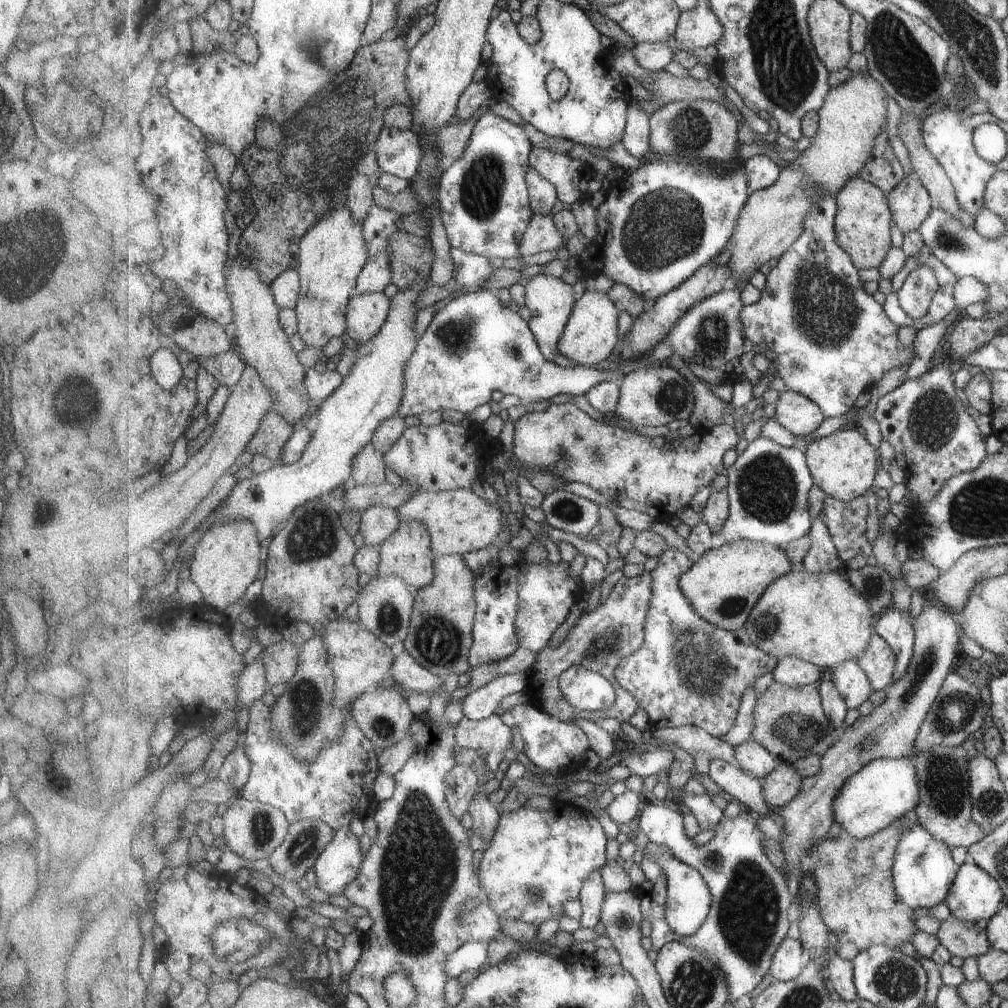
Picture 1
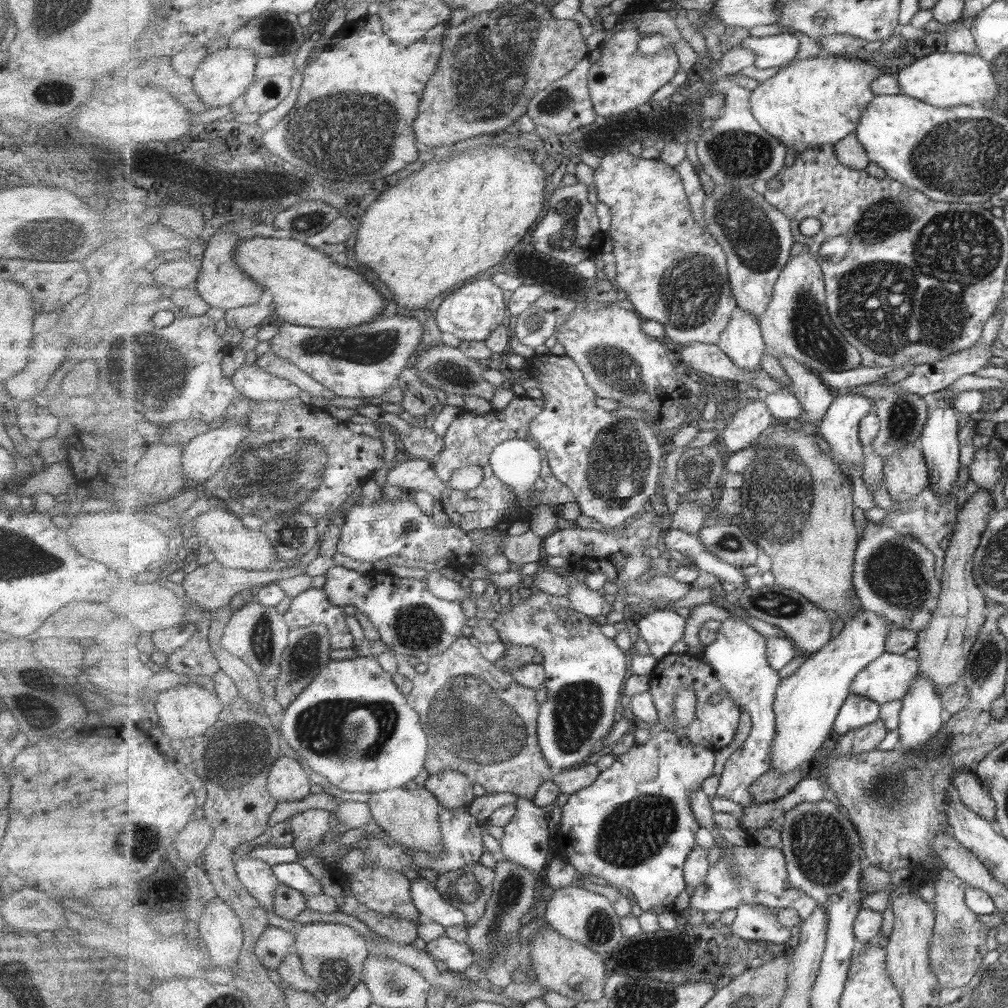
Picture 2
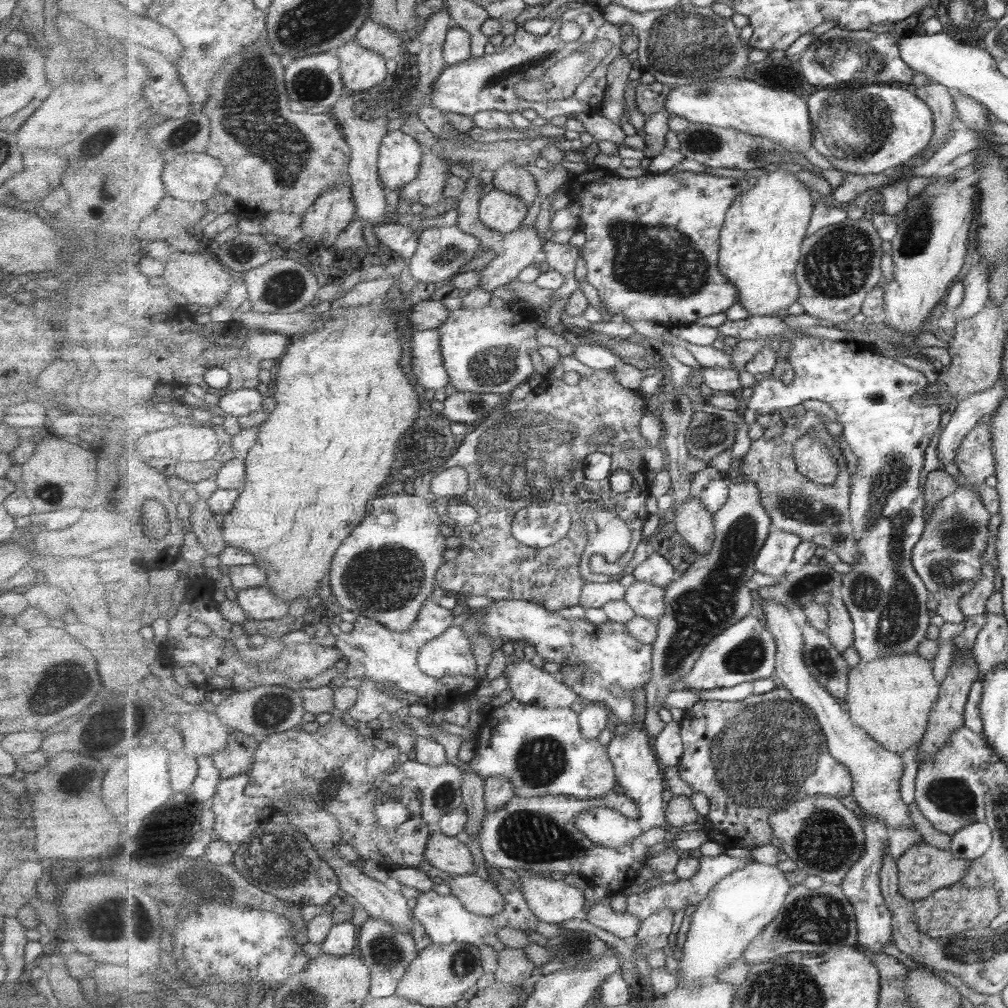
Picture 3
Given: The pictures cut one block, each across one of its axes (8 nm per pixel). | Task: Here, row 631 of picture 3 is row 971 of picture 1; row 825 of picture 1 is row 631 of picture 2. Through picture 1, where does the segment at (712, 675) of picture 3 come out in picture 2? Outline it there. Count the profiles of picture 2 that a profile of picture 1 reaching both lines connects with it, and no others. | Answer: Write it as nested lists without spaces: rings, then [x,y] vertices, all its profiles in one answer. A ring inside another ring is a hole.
[[[669,608],[652,609],[643,614],[637,627],[653,657],[661,660],[670,653],[685,630],[685,619]],[[725,618],[717,629],[717,641],[703,648],[703,660],[713,667],[721,679],[727,694],[751,716],[752,727],[747,739],[735,750],[724,764],[716,795],[727,798],[741,806],[755,804],[749,786],[773,766],[773,740],[777,736],[776,712],[774,709],[777,687],[781,683],[779,672],[768,660],[767,638],[743,620]]]

